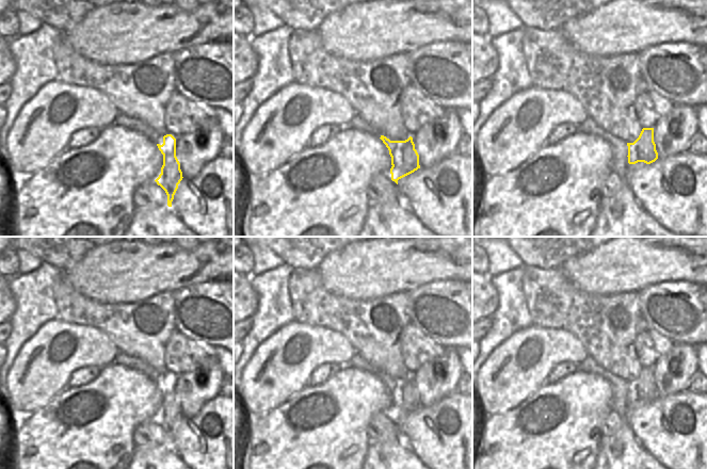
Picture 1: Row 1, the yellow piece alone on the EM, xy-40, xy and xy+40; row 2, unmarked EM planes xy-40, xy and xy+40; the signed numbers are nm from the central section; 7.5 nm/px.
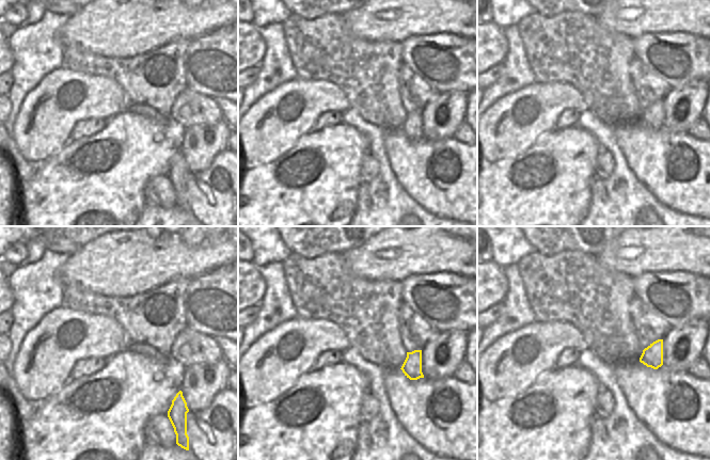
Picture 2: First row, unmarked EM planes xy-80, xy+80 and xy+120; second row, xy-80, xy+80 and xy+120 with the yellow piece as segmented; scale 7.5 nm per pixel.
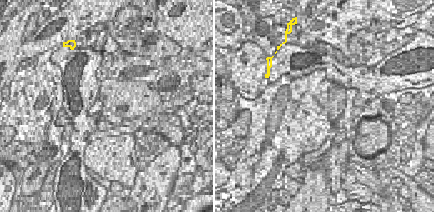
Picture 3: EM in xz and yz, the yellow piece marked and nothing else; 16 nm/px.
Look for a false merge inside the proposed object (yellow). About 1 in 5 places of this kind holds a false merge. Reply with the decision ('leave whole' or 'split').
leave whole

